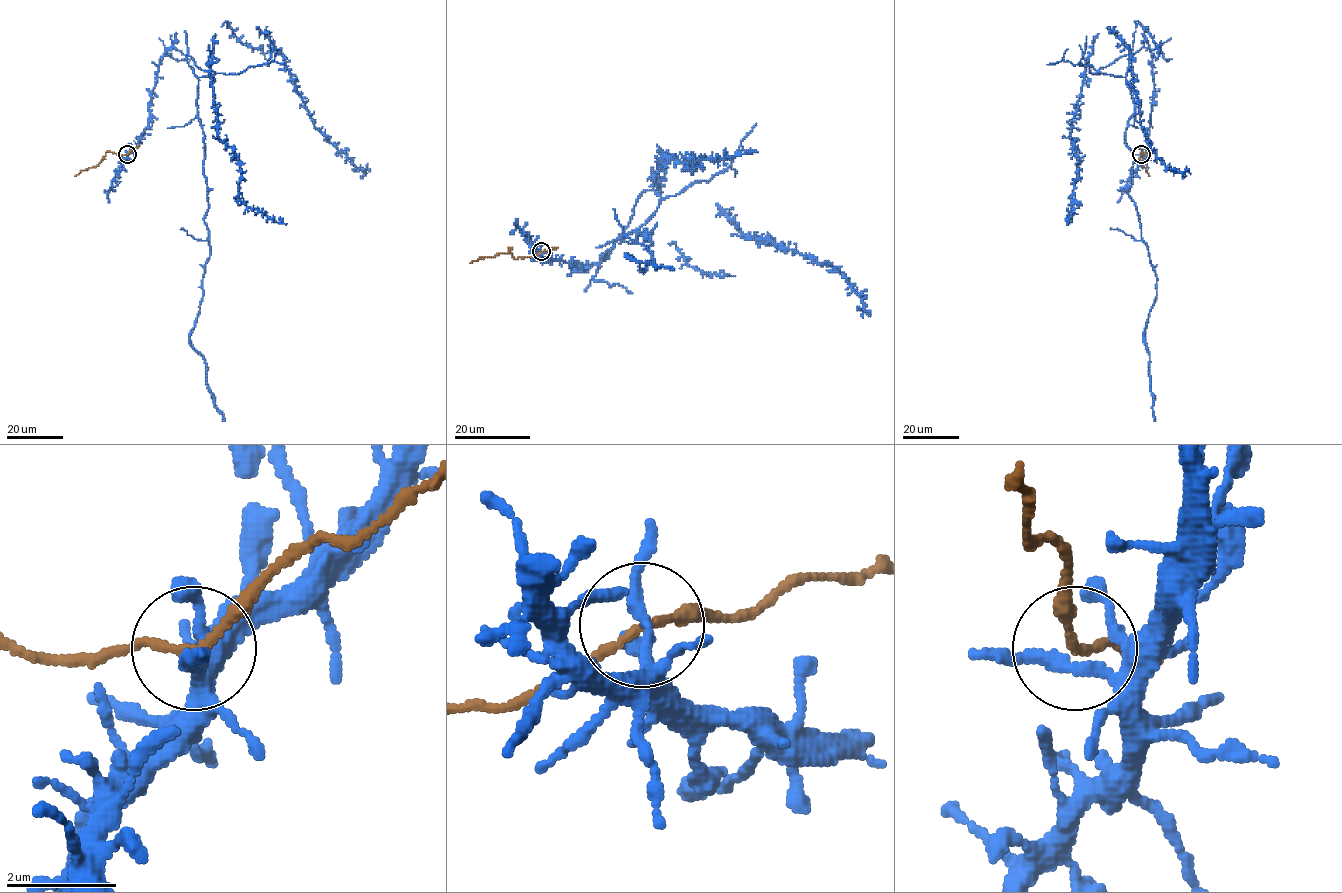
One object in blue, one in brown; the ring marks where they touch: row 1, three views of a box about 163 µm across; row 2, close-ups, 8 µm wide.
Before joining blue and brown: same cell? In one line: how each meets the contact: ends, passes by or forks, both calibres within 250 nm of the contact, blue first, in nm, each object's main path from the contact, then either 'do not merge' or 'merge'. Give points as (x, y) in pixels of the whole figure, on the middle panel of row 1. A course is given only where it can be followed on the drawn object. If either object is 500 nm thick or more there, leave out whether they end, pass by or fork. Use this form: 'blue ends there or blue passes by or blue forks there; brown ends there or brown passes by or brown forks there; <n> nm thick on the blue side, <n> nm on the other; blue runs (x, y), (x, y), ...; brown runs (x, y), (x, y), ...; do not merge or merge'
blue passes by; brown passes by; 200 nm thick on the blue side, 150 nm on the other; blue runs (541, 251), (595, 265), (646, 229), (653, 261), (644, 272), (627, 255), (673, 271); brown runs (541, 251), (530, 257), (514, 258), (510, 252), (501, 252), (470, 262); merge

